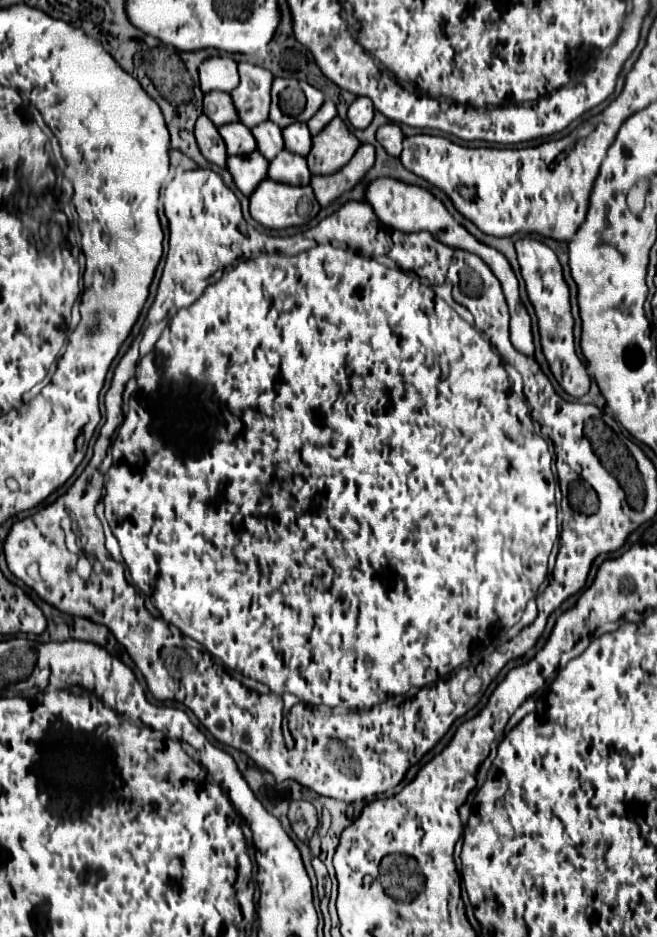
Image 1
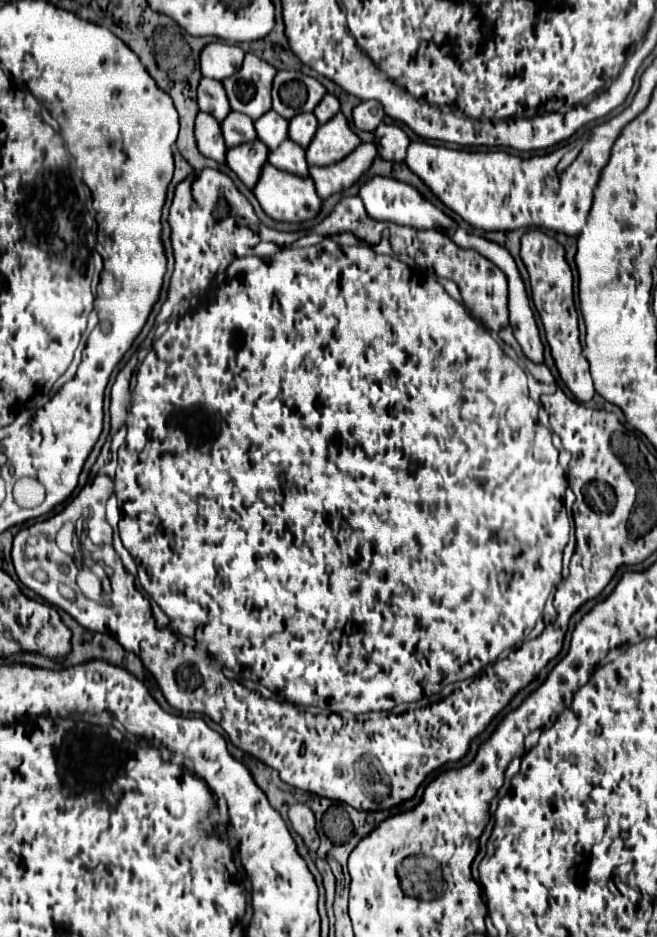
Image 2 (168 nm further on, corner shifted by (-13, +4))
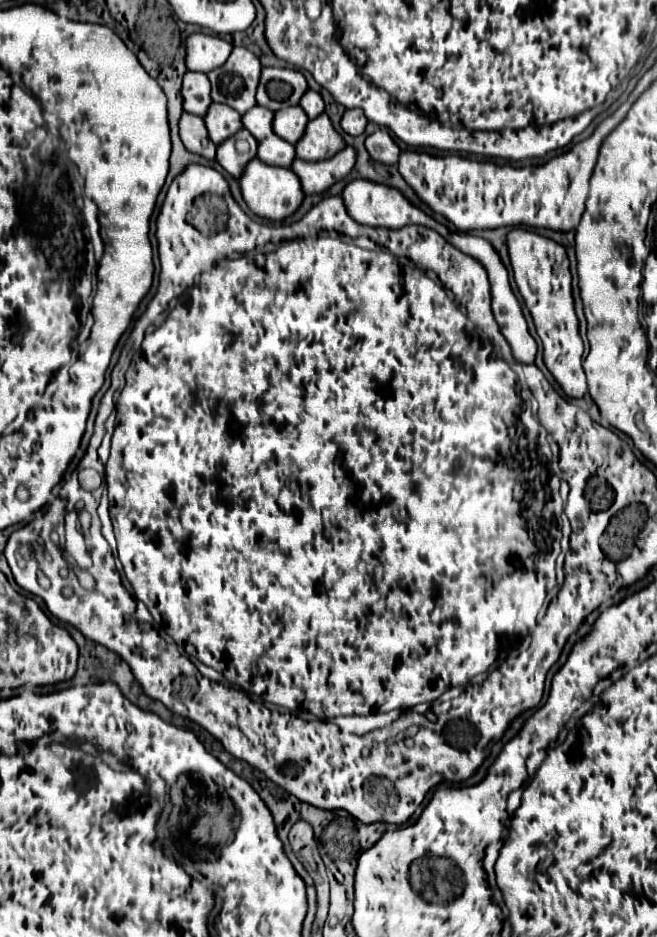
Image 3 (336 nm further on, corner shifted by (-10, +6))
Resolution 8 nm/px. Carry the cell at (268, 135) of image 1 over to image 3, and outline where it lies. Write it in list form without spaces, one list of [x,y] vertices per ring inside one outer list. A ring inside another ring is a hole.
[[[256,105],[254,109],[250,109],[248,113],[242,115],[242,123],[244,127],[258,139],[266,139],[268,135],[272,135],[272,125],[274,125],[274,113],[270,109],[262,109],[260,105]]]

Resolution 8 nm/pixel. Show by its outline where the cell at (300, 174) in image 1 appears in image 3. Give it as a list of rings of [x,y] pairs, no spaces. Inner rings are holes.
[[[270,135],[258,145],[258,159],[268,165],[290,167],[296,159],[296,151],[294,145],[290,145],[288,141],[280,139],[278,135]]]

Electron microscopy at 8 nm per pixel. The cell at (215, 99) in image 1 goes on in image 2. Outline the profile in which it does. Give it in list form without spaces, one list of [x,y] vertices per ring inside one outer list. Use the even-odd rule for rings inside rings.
[[[205,77],[197,87],[197,105],[199,105],[199,111],[213,115],[217,121],[223,121],[231,111],[221,81],[205,79]]]

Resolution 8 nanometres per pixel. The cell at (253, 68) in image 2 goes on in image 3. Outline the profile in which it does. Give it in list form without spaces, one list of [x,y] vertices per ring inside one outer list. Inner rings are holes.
[[[234,47],[228,61],[208,75],[212,83],[212,99],[230,105],[244,115],[256,105],[260,71],[262,65],[254,53],[244,47]]]

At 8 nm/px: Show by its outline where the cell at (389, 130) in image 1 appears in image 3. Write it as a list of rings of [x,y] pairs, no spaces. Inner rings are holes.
[[[378,129],[372,135],[366,137],[366,149],[374,161],[380,161],[384,165],[396,165],[400,157],[398,143],[390,137],[386,129]]]

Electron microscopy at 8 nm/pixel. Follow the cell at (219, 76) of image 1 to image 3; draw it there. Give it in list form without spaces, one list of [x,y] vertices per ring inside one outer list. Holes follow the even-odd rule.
[[[194,33],[186,39],[186,67],[188,71],[210,73],[226,63],[232,45],[220,37]]]

